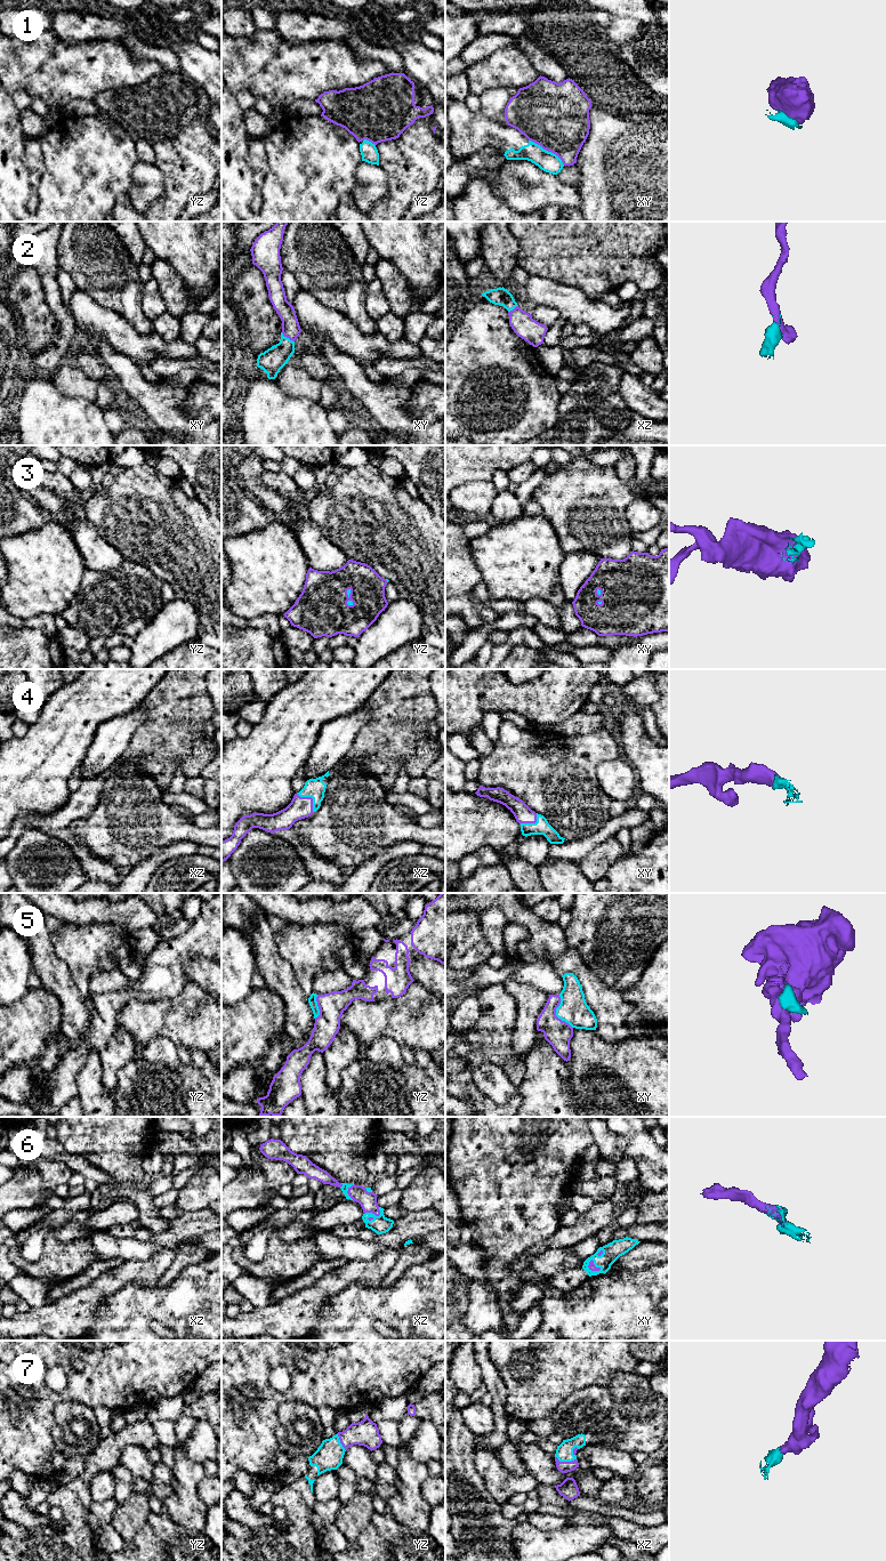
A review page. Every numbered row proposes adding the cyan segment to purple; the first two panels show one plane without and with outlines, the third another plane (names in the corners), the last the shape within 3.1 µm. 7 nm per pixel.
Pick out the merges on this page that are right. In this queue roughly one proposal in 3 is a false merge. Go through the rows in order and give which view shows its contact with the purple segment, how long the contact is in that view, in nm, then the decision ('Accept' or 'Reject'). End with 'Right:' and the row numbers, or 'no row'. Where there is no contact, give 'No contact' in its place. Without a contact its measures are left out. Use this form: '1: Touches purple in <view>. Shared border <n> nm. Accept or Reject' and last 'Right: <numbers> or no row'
1: Touches purple in xy. Shared border 320 nm. Reject
2: Touches purple in xy. Shared border 120 nm. Accept
3: Touches purple in yz. Shared border 70 nm. Accept
4: Touches purple in xz. Shared border 180 nm. Accept
5: Touches purple in xy. Shared border 260 nm. Reject
6: Touches purple in xz. Shared border 120 nm. Accept
7: Touches purple in xz. Shared border 150 nm. Accept
Right: 2, 3, 4, 6, 7

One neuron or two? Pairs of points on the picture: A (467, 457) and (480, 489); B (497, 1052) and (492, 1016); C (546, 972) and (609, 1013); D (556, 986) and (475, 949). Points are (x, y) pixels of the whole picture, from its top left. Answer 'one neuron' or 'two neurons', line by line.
A: two neurons
B: one neuron
C: two neurons
D: two neurons

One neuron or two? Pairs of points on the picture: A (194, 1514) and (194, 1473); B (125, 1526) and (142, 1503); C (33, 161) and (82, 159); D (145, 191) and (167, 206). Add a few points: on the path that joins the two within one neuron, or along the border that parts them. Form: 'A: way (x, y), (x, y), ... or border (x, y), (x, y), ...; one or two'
A: way (190, 1504), (190, 1483); one
B: way (127, 1520), (136, 1509); one
C: border (41, 139), (45, 171), (38, 187); two
D: border (162, 173), (163, 192), (146, 209); two

